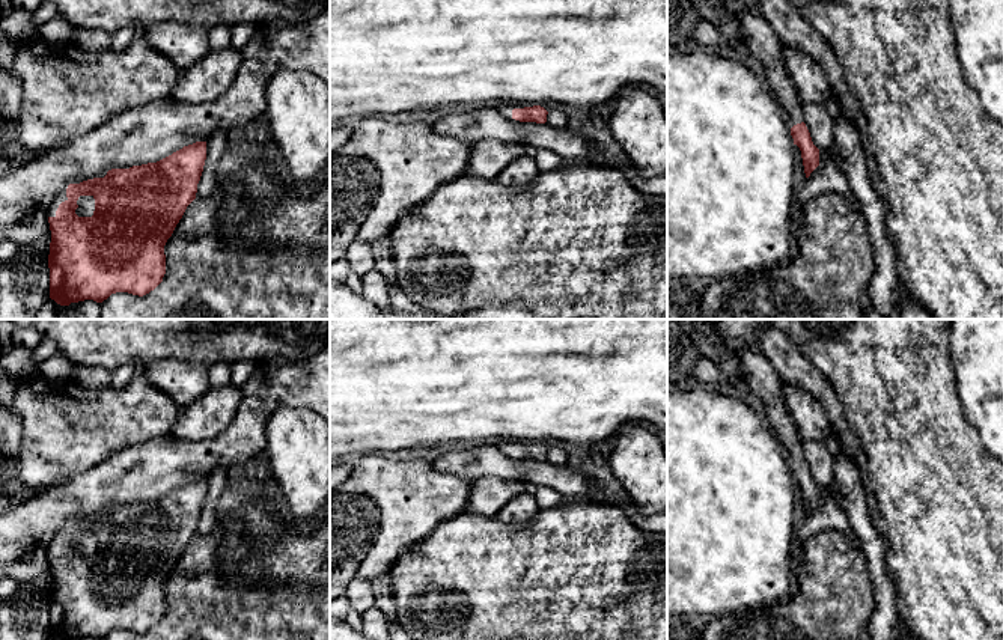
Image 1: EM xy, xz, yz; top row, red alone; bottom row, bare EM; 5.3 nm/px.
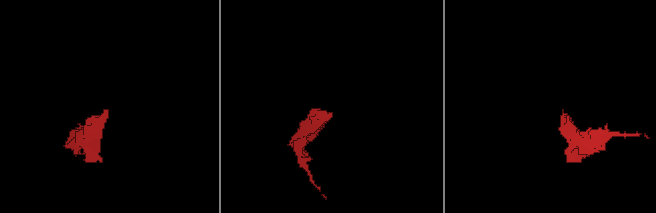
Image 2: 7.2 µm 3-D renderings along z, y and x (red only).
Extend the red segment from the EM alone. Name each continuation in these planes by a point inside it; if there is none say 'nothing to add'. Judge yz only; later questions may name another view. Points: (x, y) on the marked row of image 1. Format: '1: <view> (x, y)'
1: yz (758, 36)

